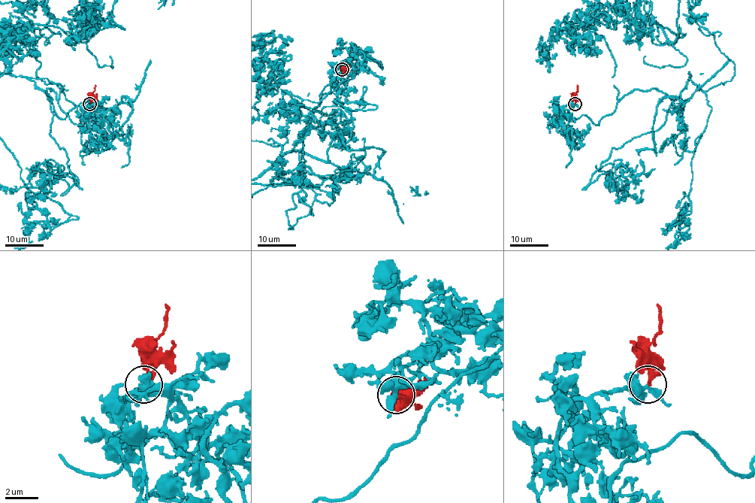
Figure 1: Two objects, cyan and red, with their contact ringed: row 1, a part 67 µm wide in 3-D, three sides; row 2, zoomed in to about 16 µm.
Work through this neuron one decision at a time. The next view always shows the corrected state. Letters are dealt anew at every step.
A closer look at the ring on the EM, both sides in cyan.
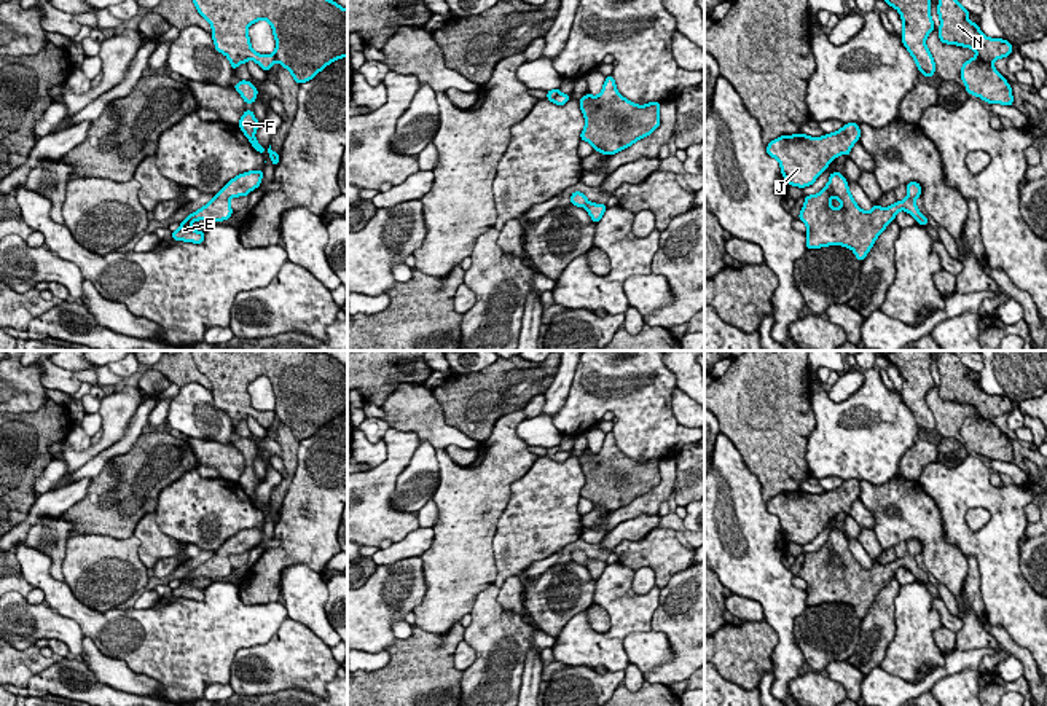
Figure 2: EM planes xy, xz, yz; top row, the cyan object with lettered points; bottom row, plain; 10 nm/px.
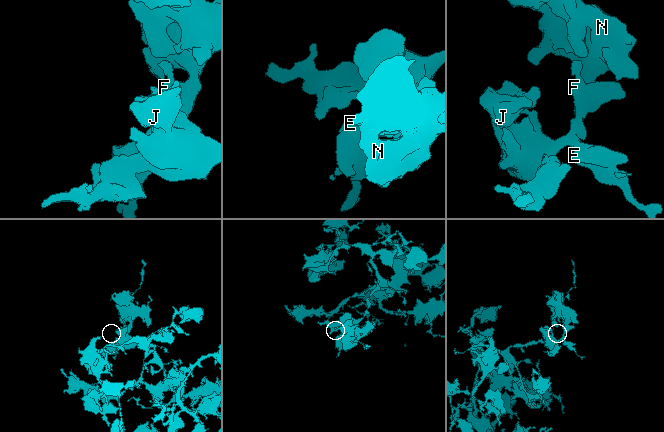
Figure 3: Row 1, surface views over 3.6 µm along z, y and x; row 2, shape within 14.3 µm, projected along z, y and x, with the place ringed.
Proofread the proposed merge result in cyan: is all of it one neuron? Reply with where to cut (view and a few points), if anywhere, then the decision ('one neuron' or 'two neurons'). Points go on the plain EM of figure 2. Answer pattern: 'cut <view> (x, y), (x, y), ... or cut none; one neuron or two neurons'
cut none; one neuron

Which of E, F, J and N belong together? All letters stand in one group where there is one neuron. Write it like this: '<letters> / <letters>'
E F J N

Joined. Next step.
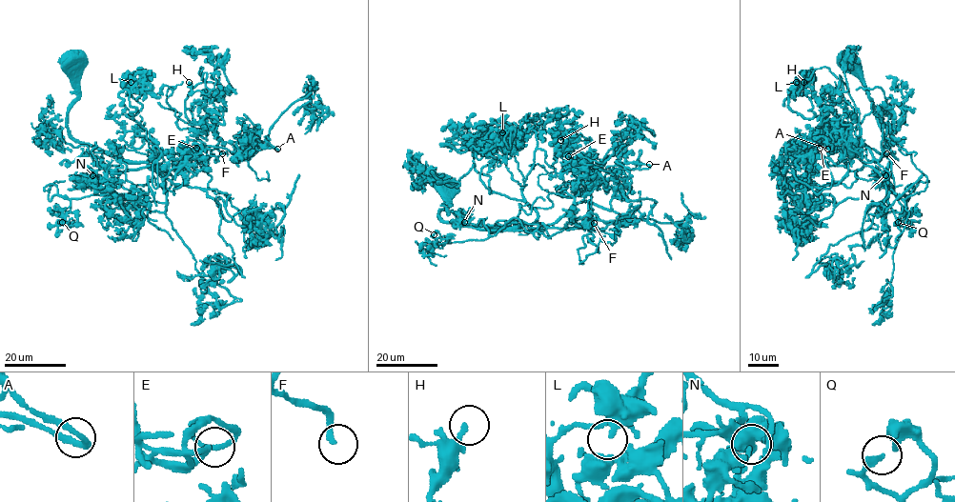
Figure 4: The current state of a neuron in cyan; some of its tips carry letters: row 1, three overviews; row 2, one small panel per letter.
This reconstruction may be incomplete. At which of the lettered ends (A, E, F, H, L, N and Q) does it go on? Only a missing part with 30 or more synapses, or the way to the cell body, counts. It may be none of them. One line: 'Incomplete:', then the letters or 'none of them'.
Incomplete: none of them

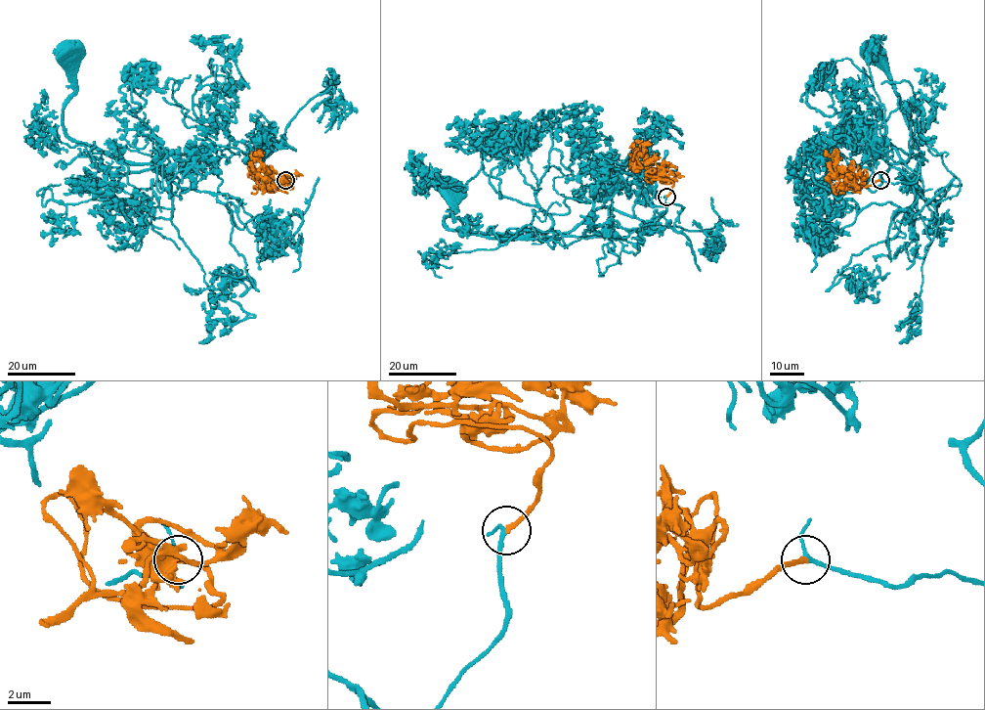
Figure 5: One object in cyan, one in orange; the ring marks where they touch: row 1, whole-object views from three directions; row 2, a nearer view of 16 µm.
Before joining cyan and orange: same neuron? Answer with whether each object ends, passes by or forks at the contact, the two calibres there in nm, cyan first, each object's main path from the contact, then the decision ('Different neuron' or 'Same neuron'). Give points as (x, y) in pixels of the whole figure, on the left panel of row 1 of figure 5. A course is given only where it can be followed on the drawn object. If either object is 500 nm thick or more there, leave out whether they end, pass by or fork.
At the ring cyan passes by. At the ring orange ends. Thickness 170 nm (cyan) against 200 nm. Course of cyan: (285, 180), (274, 183), (236, 149), (127, 164), (75, 142), (63, 123), (73, 92), (68, 51). Course of orange: (285, 180), (292, 186), (279, 187), (279, 182), (269, 188), (259, 178), (261, 187), (251, 193). Same neuron

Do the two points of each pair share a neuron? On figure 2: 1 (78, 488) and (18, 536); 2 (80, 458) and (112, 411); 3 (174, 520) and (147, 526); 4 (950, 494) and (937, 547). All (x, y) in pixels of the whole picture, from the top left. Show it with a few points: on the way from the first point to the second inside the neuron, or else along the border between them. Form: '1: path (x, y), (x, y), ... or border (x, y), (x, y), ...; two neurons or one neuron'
1: path (62, 499), (47, 504), (31, 520); one neuron
2: path (93, 451), (112, 432), (112, 424); one neuron
3: border (153, 512), (155, 523), (164, 534), (187, 544); two neurons
4: border (925, 491), (939, 509), (944, 539), (964, 555); two neurons

